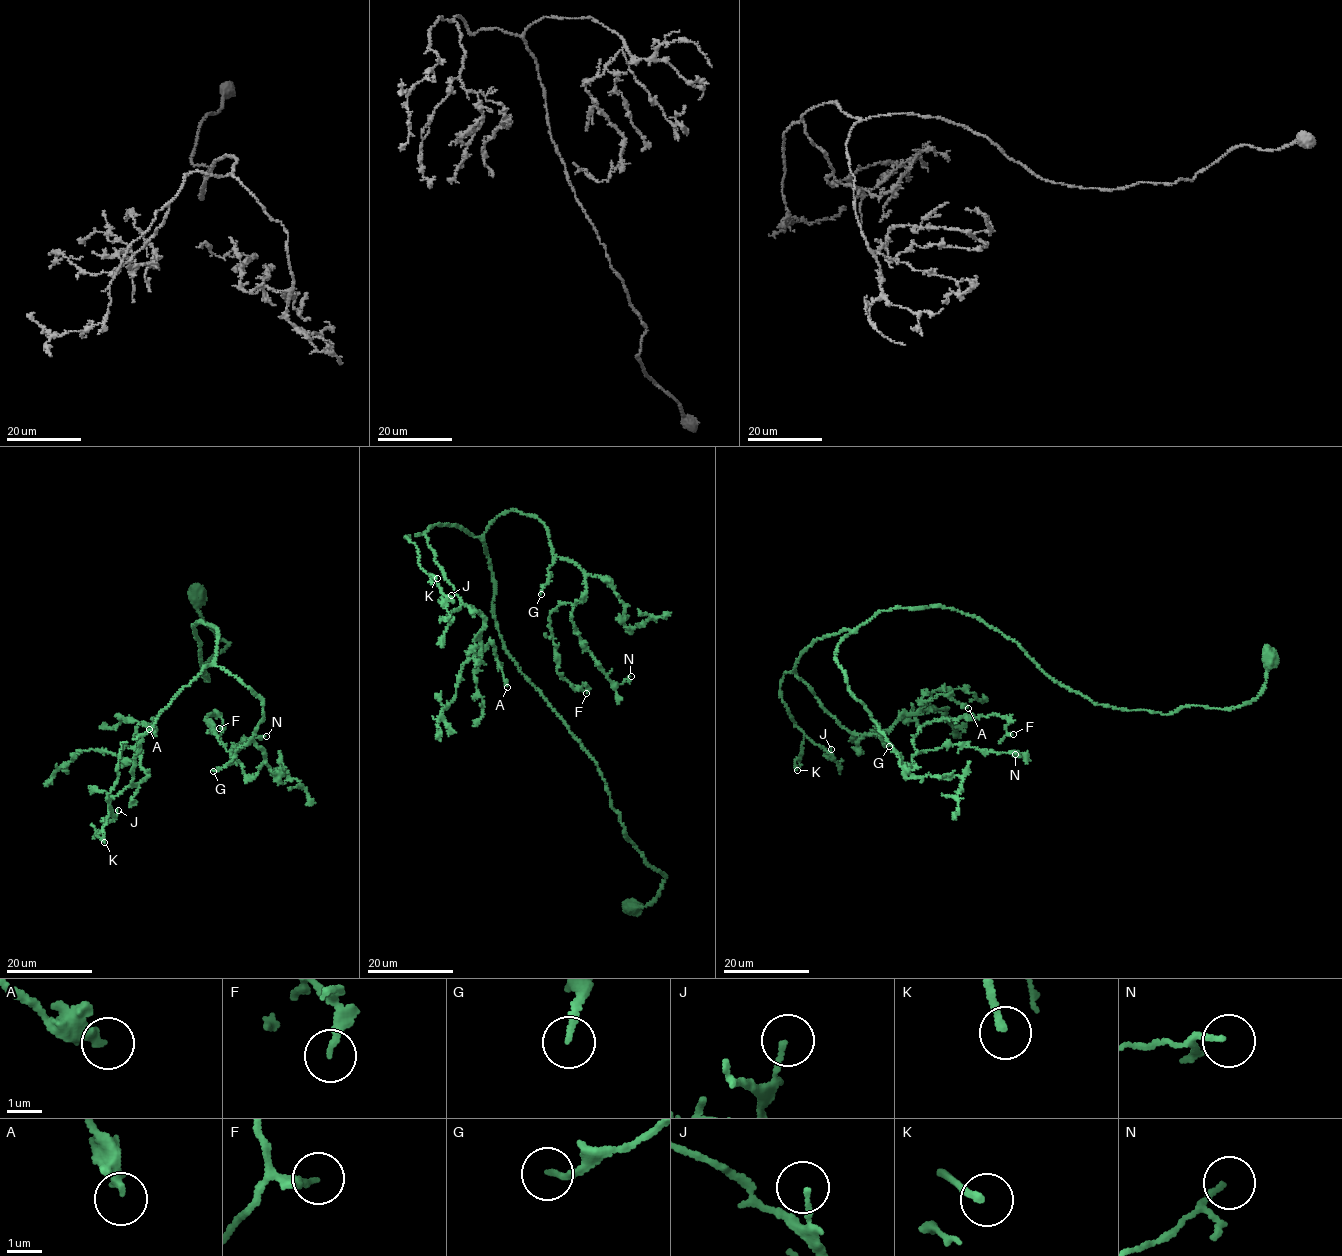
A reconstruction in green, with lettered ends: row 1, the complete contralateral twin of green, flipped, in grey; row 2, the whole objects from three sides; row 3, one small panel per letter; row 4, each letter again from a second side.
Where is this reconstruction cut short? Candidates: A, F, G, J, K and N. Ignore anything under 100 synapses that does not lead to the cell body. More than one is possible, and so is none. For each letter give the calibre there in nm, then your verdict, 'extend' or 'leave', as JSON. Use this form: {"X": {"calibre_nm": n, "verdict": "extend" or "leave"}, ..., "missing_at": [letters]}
{"A": {"calibre_nm": 280, "verdict": "leave"}, "F": {"calibre_nm": 200, "verdict": "leave"}, "G": {"calibre_nm": 160, "verdict": "extend"}, "J": {"calibre_nm": 130, "verdict": "leave"}, "K": {"calibre_nm": 200, "verdict": "extend"}, "N": {"calibre_nm": 100, "verdict": "leave"}, "missing_at": ["G", "K"]}

